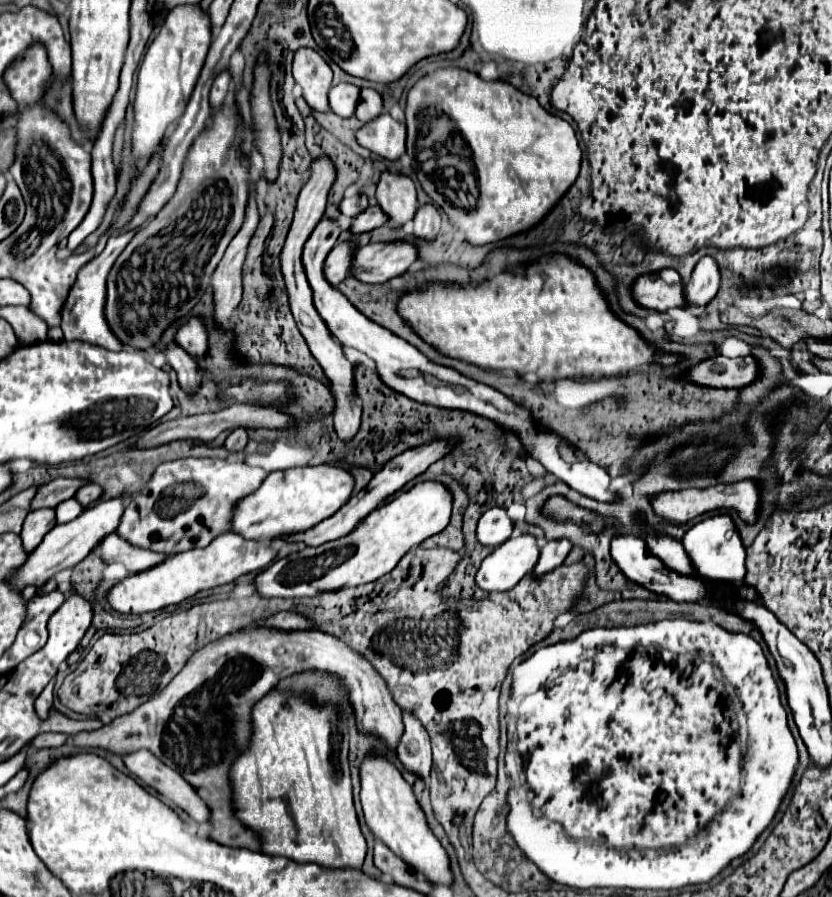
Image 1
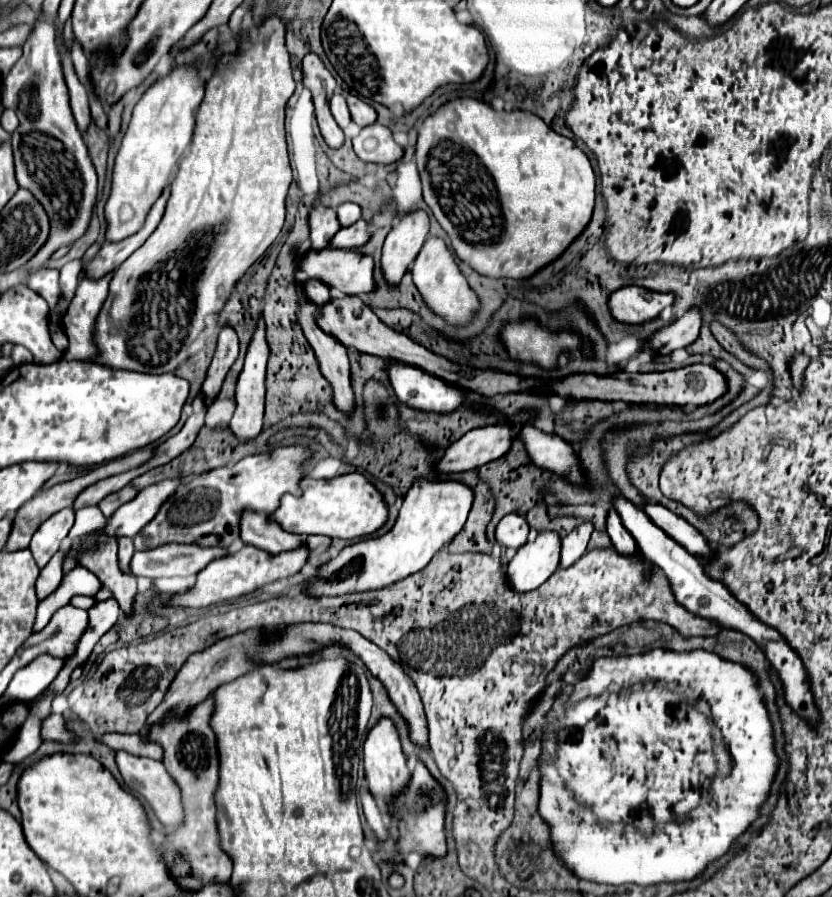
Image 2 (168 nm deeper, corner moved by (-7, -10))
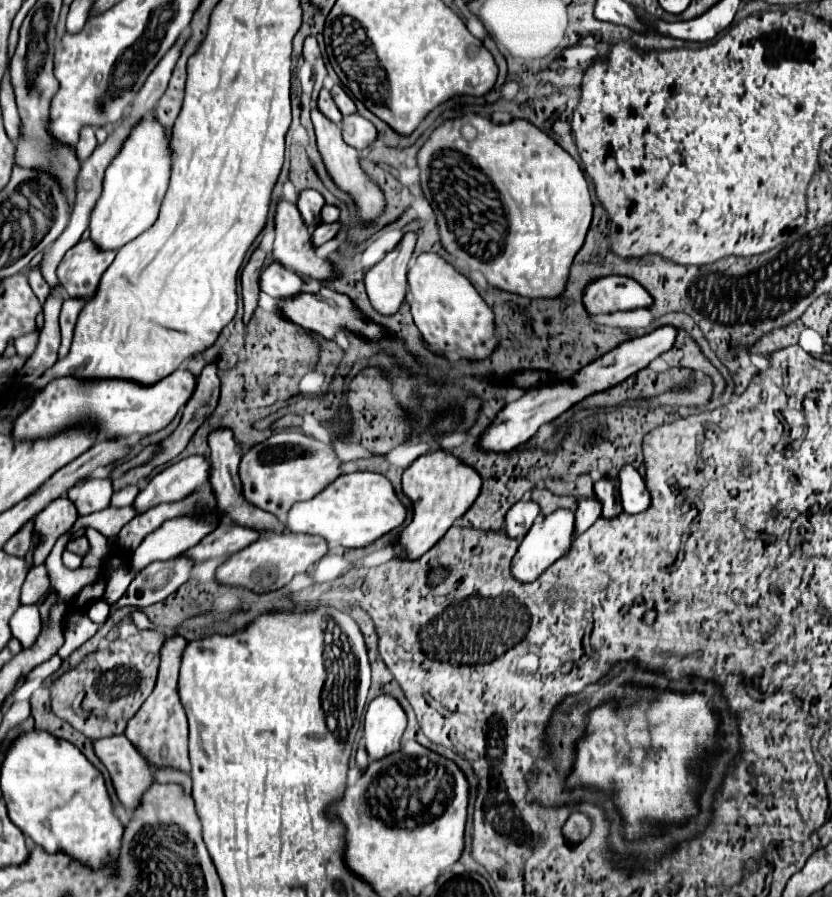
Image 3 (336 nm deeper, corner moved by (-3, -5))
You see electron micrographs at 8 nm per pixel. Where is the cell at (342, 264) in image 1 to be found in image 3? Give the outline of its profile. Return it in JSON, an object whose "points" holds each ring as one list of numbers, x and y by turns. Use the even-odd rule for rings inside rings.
{"points":[[276,260,270,262,260,272,260,290,274,296,276,300,296,296,300,294,300,288,302,288,302,278]]}

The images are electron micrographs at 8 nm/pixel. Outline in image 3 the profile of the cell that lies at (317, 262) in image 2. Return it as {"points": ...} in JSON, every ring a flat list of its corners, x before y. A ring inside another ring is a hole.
{"points":[[278,198,274,224,276,224,276,240,274,240,272,254,282,266,294,270,300,276,310,276,314,280,330,280,334,276,332,266,324,258,318,258,314,254,314,246,310,242,310,230,306,226,306,222,302,222,302,216,294,202,288,202,286,198]]}

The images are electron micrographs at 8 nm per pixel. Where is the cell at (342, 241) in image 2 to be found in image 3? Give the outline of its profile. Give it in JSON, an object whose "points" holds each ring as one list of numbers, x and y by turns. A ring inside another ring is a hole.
{"points":[[334,222,334,224,320,224,320,226,312,232,312,244,314,244,314,246,320,246,320,244,332,240,332,238,336,236,336,232,338,232,338,224,336,224,336,222]]}

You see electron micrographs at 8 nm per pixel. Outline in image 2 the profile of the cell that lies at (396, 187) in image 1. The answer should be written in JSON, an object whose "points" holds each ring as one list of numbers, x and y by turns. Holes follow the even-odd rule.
{"points":[[422,209,398,213,396,225,392,225,384,249,382,249,382,269,386,281,398,285,406,269,416,259,420,247,428,235,428,215]]}

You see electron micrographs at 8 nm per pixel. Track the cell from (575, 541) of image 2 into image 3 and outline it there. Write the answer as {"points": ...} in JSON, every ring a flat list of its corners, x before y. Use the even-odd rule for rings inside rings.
{"points":[[580,498,578,510,576,510,576,534,582,534,588,530,602,514,602,506,596,498]]}

